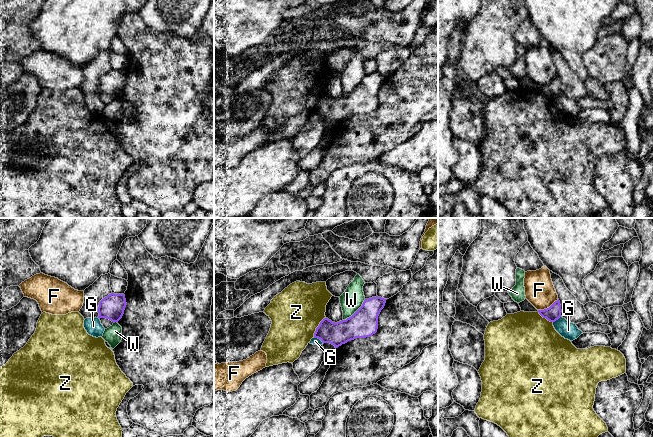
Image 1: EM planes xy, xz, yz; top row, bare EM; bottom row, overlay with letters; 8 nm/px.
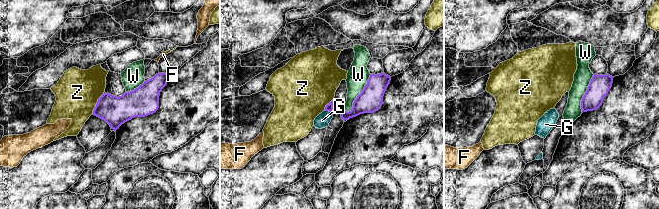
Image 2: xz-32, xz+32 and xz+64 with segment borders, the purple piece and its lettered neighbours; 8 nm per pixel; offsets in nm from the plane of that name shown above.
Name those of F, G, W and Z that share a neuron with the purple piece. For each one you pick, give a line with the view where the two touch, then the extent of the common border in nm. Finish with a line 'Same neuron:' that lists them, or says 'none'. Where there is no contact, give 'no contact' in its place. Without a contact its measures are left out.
Same neuron: none

